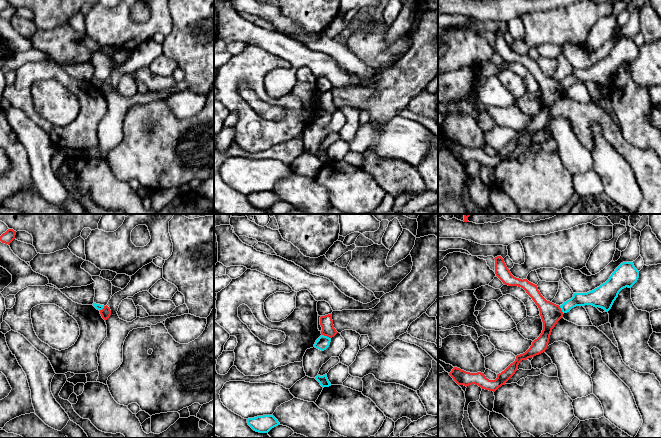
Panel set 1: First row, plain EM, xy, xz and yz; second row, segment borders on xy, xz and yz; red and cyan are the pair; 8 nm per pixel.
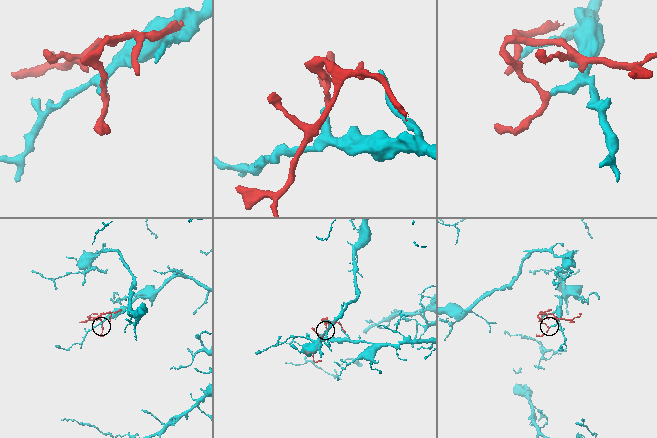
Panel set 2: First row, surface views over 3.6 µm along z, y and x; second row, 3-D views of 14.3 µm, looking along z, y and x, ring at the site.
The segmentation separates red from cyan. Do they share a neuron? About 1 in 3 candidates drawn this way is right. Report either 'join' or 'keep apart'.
keep apart

